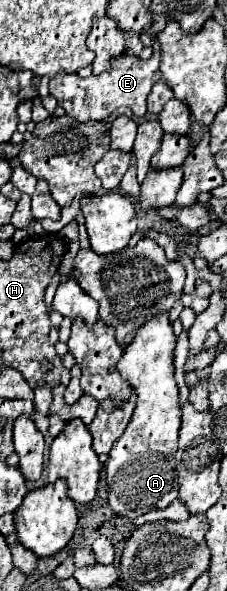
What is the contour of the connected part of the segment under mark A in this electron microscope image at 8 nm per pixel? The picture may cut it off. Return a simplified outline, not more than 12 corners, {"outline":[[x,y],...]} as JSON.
{"outline":[[169,312],[117,370],[137,408],[113,446],[109,508],[135,520],[177,498],[181,408]]}

